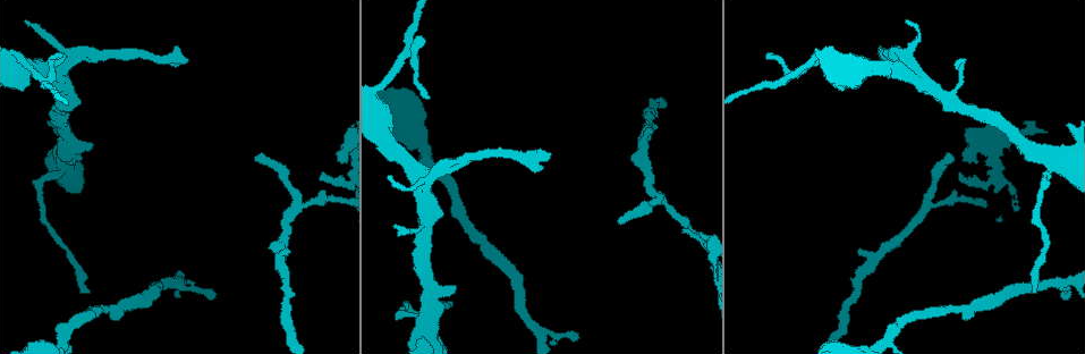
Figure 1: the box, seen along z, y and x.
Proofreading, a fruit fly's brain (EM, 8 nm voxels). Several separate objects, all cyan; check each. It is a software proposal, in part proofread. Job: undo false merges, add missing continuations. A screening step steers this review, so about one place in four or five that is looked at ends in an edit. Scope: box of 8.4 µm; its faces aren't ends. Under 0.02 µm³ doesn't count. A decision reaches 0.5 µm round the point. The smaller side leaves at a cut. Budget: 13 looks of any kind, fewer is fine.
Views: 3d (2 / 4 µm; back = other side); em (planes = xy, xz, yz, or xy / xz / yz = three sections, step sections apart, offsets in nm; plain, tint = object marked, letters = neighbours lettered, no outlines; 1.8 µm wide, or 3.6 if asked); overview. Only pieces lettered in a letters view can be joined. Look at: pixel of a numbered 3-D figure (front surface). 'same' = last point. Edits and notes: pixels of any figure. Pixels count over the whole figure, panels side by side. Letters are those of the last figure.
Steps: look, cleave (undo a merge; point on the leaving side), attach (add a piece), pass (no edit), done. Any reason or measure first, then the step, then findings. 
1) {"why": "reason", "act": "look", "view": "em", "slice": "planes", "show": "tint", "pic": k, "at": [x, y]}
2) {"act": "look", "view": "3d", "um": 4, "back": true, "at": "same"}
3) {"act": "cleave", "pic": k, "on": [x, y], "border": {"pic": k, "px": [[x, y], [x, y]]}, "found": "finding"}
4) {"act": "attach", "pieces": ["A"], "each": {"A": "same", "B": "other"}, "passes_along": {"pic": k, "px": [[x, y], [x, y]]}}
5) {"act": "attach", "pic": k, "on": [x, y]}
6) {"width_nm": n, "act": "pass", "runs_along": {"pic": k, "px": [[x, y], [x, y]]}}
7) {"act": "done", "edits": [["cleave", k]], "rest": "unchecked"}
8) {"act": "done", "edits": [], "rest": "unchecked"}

{"why": "branch stops here", "act": "look", "view": "3d", "um": 2, "pic": 1, "at": [951, 156]}

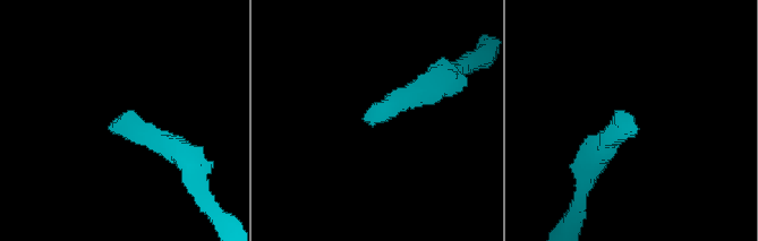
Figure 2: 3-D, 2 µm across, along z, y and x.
{"why": "shape alone is not enough", "act": "look", "view": "em", "slice": "planes", "show": "letters", "pic": 2, "at": [116, 119]}

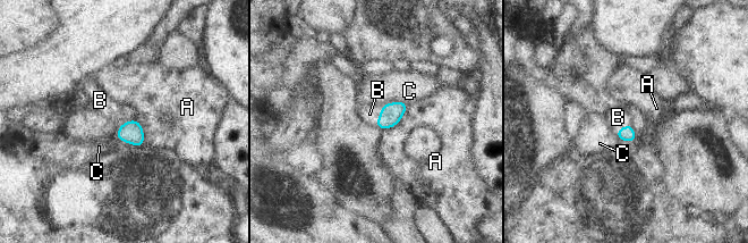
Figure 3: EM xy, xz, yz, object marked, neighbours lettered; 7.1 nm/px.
{"width_nm": 110, "longest_contact_nm": ["B", 160], "act": "attach", "pieces": ["B"], "each": {"A": "other", "B": "same", "C": "other"}, "found": "it goes on there"}

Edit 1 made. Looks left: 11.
{"act": "look", "view": "3d", "um": 2, "pic": 1, "at": [426, 99]}

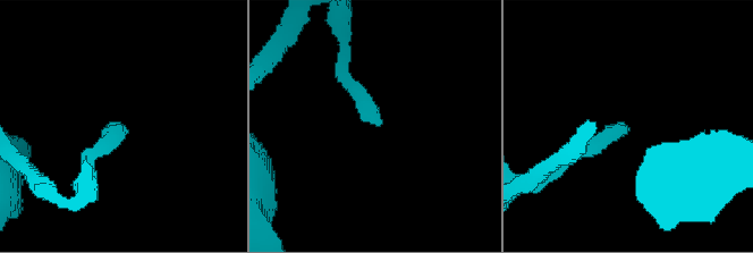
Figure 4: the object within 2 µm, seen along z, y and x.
{"act": "look", "view": "em", "slice": "planes", "show": "tint", "pic": 4, "at": [125, 131]}

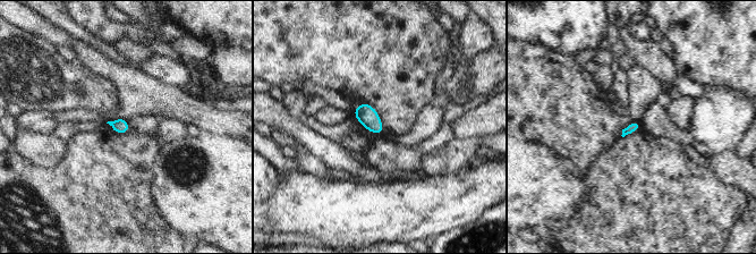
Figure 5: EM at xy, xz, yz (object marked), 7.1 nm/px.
{"why": "see the neighbours", "act": "look", "view": "em", "slice": "planes", "show": "letters", "at": "same"}

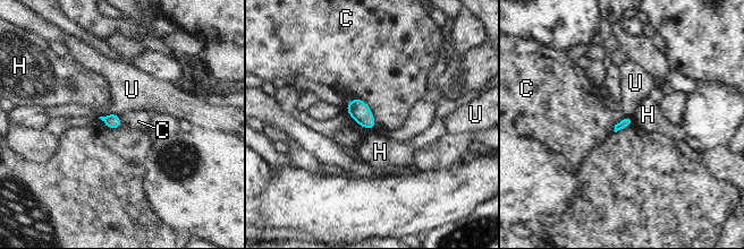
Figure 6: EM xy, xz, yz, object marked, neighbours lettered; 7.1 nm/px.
{"act": "pass", "each": {"C": "other", "H": "other", "U": "other"}, "border": {"pic": 6, "px": [[355, 96], [369, 106], [377, 123]]}, "found": "none of them fits"}

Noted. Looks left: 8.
{"why": "free end", "act": "look", "view": "em", "slice": "yz", "step": 8, "show": "letters", "pic": 1, "at": [907, 21]}

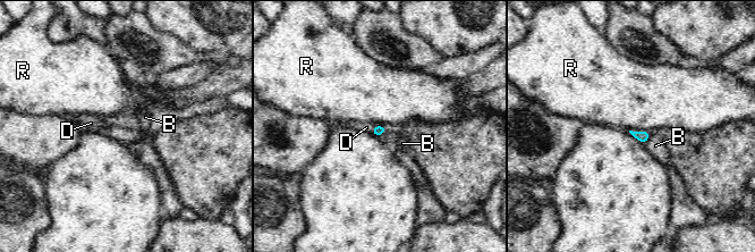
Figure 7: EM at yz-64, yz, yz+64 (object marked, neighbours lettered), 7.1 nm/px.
{"width_nm": 80, "act": "attach", "pieces": ["D"], "each": {"B": "other", "D": "same", "R": "other"}, "passes_along": {"pic": 7, "px": [[380, 129], [372, 128], [366, 127]]}, "found": "the neuron continues"}

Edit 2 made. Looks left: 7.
{"why": "branch stops here", "act": "look", "view": "3d", "um": 2, "pic": 1, "at": [550, 154]}

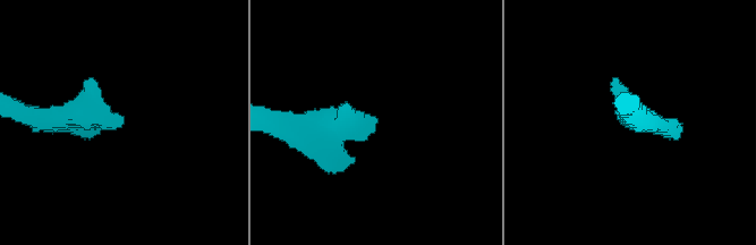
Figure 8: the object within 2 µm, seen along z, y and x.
{"act": "look", "view": "em", "slice": "yz", "step": 4, "show": "tint", "pic": 8, "at": [376, 119]}

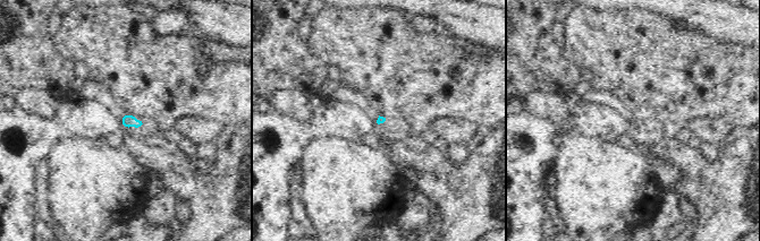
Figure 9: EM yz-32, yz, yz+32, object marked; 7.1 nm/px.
{"act": "look", "view": "em", "slice": "planes", "show": "letters", "at": "same"}

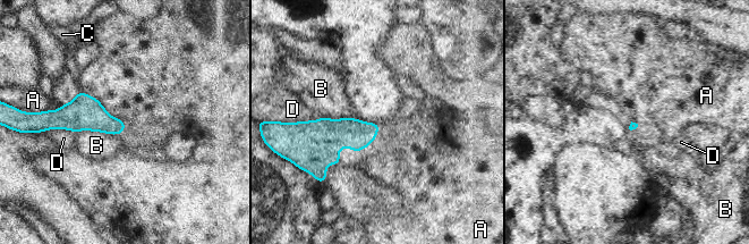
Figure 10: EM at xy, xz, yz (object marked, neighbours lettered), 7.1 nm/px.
{"act": "pass", "each": {"A": "other", "B": "other", "C": "other", "D": "other"}, "border": {"pic": 10, "px": [[78, 91], [94, 97], [110, 114]]}, "found": "none of them fits"}

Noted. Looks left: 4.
{"why": "an open end", "act": "look", "view": "3d", "um": 2, "back": true, "pic": 1, "at": [453, 287]}

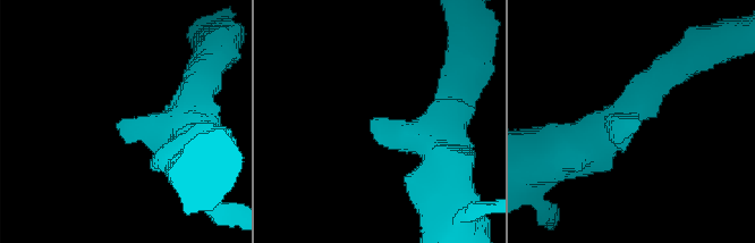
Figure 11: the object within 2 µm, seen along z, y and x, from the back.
{"why": "now the EM", "act": "look", "view": "em", "slice": "xy", "step": 8, "show": "plain", "pic": 11, "at": [381, 119]}

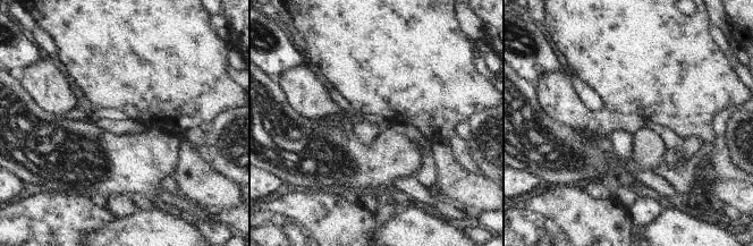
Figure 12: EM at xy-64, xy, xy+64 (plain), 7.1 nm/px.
{"why": "see the neighbours", "act": "look", "view": "em", "slice": "xy", "step": 8, "show": "letters", "at": "same"}

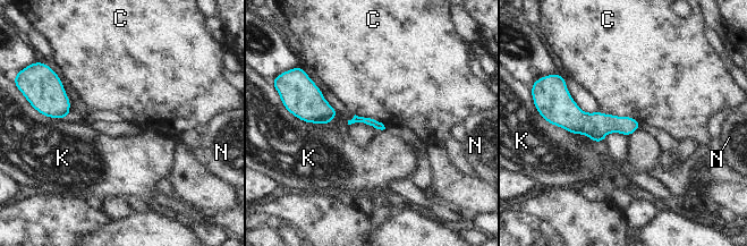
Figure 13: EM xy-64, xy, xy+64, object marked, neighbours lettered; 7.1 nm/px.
{"act": "pass", "each": {"C": "other", "K": "other", "N": "other"}, "border": {"pic": 13, "px": [[599, 110], [631, 116], [641, 122]]}, "found": "none of them fits"}

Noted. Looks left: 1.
{"act": "done", "edits": [["attach", 3], ["attach", 7]], "rest": "unchecked"}

